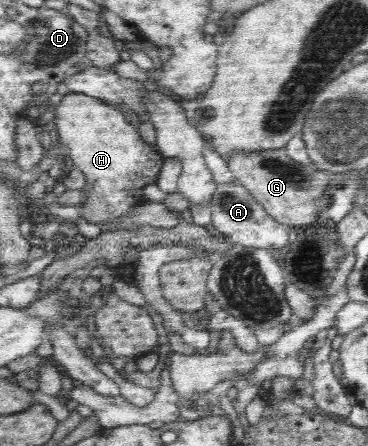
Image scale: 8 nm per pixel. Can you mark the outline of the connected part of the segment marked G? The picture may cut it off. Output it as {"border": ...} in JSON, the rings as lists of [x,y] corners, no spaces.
{"border":[[[285,147],[274,150],[262,150],[262,152],[238,152],[238,154],[232,154],[226,162],[228,169],[235,177],[235,181],[246,187],[248,192],[265,208],[265,211],[274,220],[287,227],[292,226],[295,232],[309,229],[310,224],[316,222],[318,212],[326,210],[330,203],[330,193],[327,192],[327,186],[331,178],[328,178],[328,173],[326,171],[317,172],[292,161]]]}

